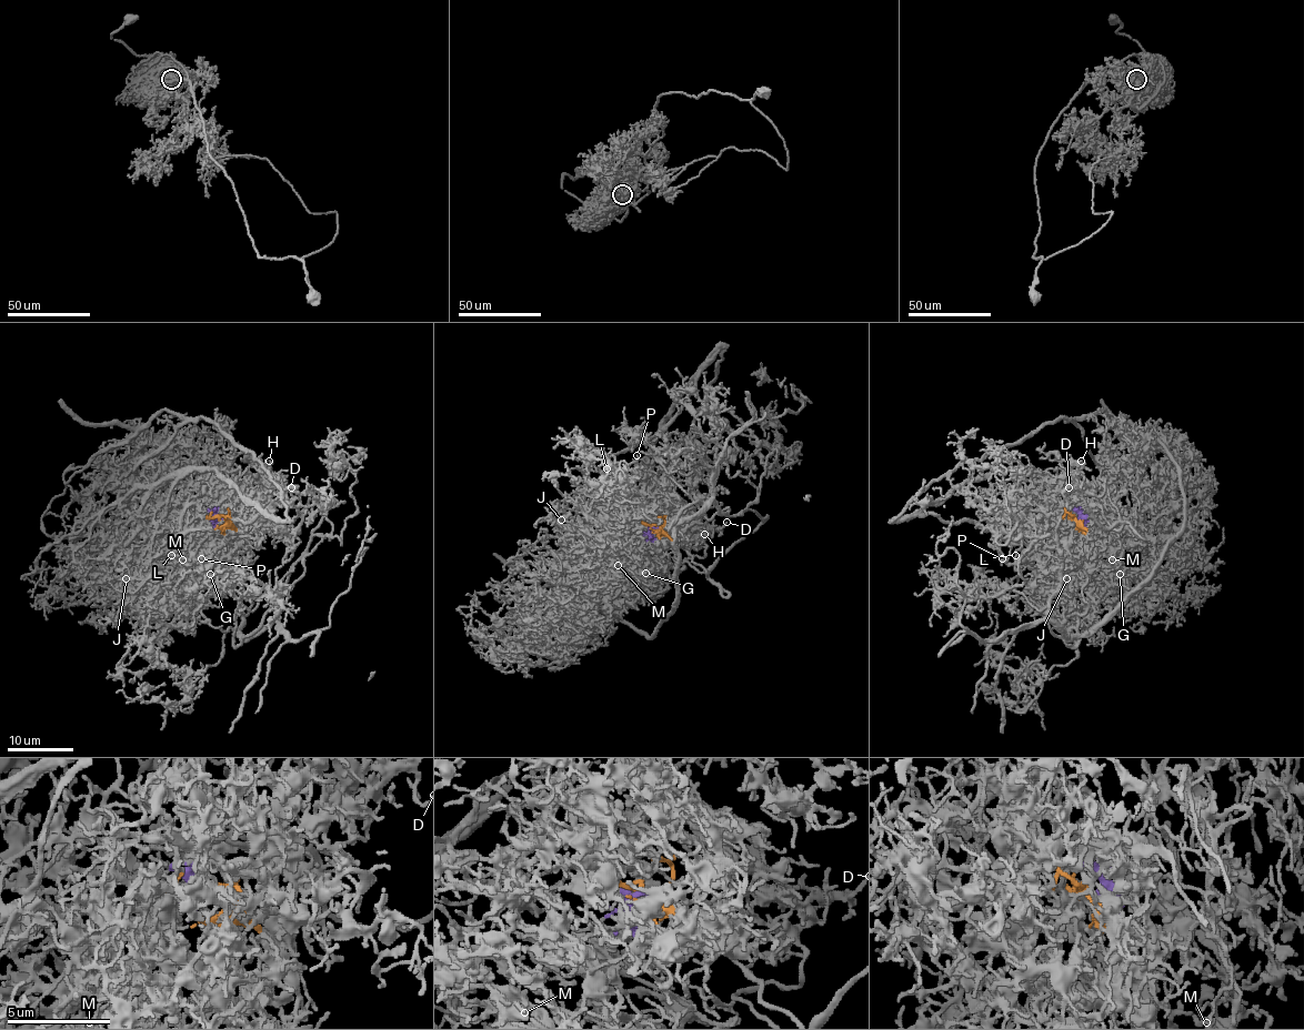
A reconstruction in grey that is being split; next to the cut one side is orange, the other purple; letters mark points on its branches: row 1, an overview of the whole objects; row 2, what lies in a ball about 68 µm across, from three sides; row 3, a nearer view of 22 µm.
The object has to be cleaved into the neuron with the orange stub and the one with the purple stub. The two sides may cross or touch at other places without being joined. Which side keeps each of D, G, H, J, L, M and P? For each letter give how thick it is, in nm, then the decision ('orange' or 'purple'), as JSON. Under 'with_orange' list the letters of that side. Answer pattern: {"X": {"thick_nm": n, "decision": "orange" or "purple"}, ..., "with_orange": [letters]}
{"D": {"thick_nm": 170, "decision": "orange"}, "G": {"thick_nm": 190, "decision": "purple"}, "H": {"thick_nm": 140, "decision": "orange"}, "J": {"thick_nm": 140, "decision": "purple"}, "L": {"thick_nm": 120, "decision": "orange"}, "M": {"thick_nm": 140, "decision": "purple"}, "P": {"thick_nm": 130, "decision": "orange"}, "with_orange": ["D", "H", "L", "P"]}

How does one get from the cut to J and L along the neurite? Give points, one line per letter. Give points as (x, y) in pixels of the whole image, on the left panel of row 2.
J: (222, 518), (207, 521), (193, 531), (191, 545), (158, 562), (139, 597), (121, 594), (118, 586), (127, 579)
L: (222, 518), (229, 512), (236, 518), (229, 524), (224, 522), (221, 539), (200, 555), (189, 558), (170, 555)

